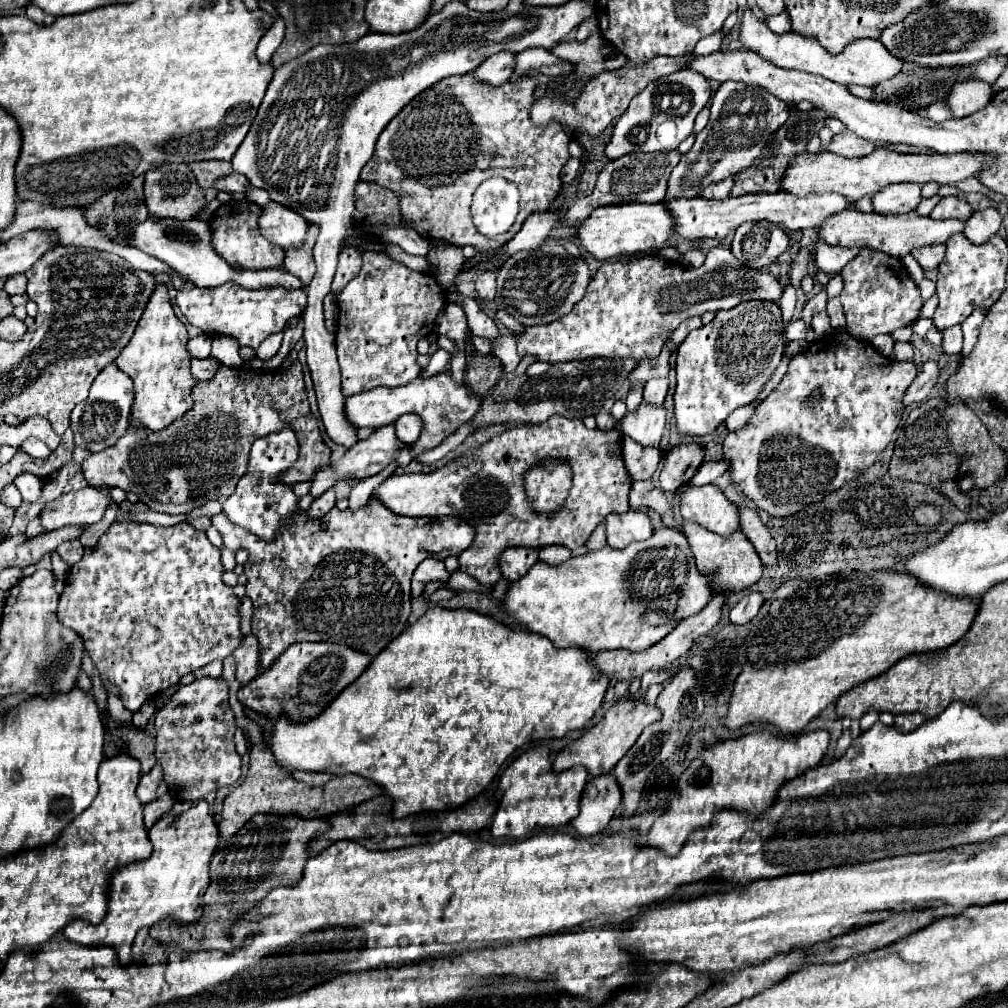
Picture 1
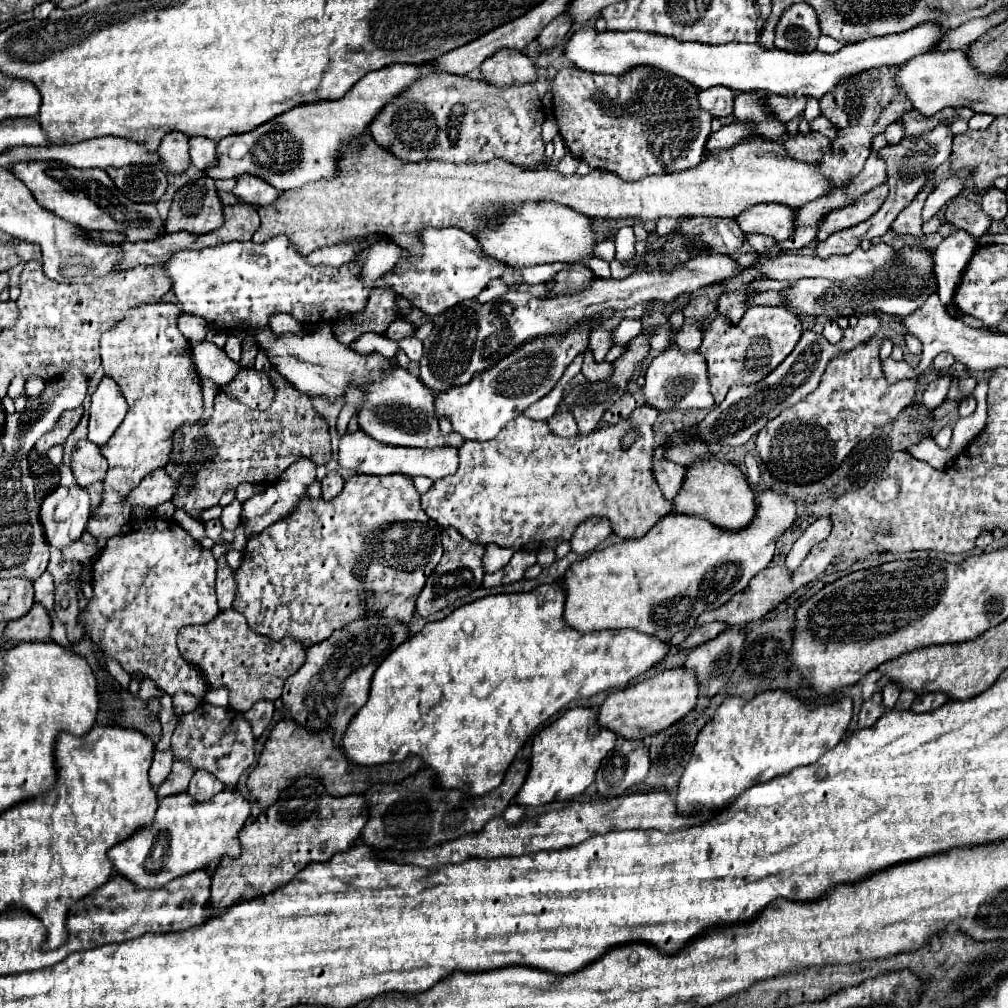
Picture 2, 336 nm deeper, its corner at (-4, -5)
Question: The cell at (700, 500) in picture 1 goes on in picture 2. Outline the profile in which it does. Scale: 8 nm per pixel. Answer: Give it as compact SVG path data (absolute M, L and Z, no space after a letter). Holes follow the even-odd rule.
M653 458L653 476L655 476L655 482L659 484L663 496L667 500L673 500L675 494L679 492L681 484L683 484L683 478L685 478L685 470L683 466L675 464L675 462L669 462L667 458Z

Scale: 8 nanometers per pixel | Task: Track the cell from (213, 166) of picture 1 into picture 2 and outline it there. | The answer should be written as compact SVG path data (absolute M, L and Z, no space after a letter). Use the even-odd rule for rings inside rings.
M177 130L167 134L163 142L159 144L157 154L161 156L161 162L175 174L181 174L189 166L189 138L185 134L179 134Z

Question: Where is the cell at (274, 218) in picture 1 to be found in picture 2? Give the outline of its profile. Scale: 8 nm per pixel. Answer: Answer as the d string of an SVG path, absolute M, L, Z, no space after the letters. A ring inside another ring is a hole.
M241 174L237 178L237 184L233 188L233 194L247 204L273 204L279 196L279 190L273 186L267 186L261 178L255 178L253 174Z

